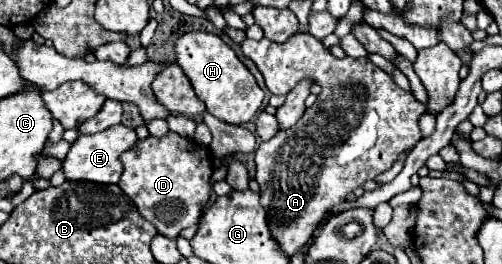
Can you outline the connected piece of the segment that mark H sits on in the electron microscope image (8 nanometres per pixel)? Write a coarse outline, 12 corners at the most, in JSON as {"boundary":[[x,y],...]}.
{"boundary":[[198,30],[176,64],[226,124],[256,116],[264,92],[236,52]]}

